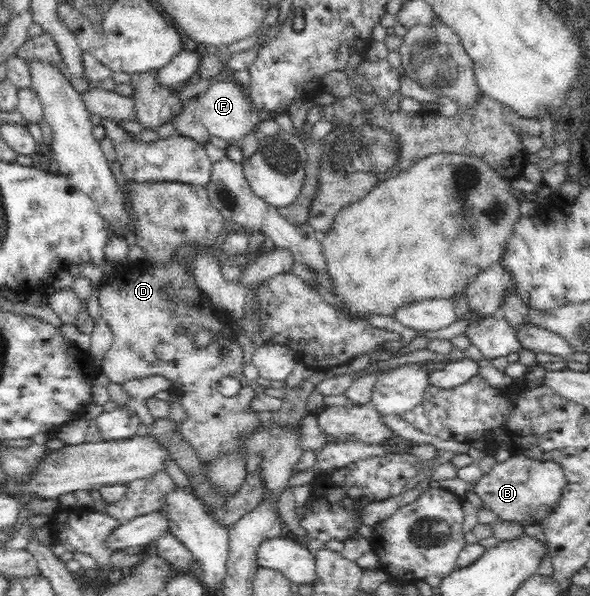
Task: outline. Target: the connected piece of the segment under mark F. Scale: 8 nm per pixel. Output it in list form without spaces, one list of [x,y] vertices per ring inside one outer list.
[[[236,82],[210,84],[198,102],[202,123],[210,135],[232,143],[242,141],[252,131],[255,114]]]

